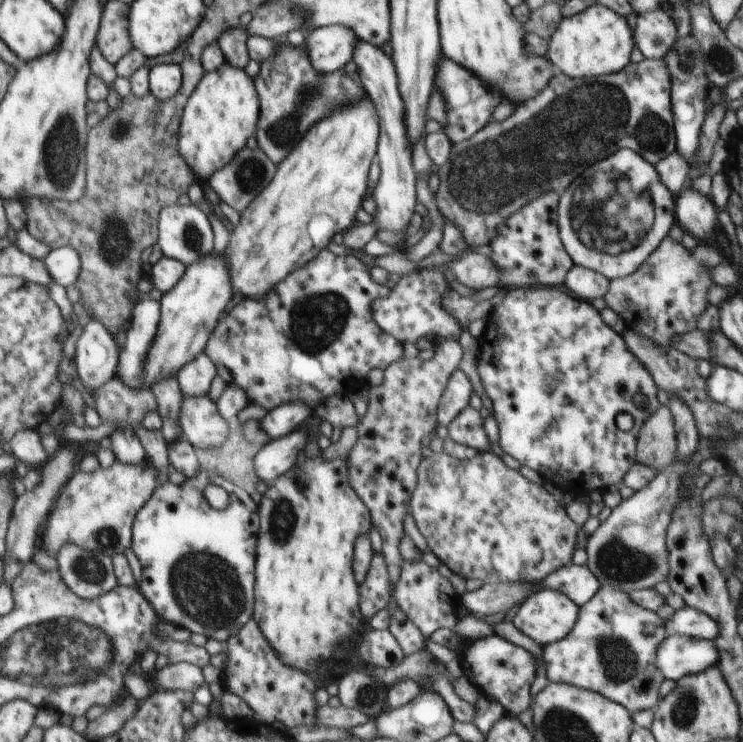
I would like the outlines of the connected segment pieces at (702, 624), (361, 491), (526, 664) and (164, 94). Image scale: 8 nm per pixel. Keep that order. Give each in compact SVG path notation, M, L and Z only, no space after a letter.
M685 606L678 609L671 620L665 621L667 636L681 634L697 639L716 640L719 624L708 614Z
M455 339L437 344L435 355L430 360L420 357L398 359L385 370L385 379L380 386L370 388L368 409L365 416L357 424L358 440L352 447L347 458L348 478L356 494L368 507L371 514L372 527L376 528L383 540L382 552L388 572L391 594L401 575L403 556L399 549L404 532L404 516L410 511L410 501L417 485L417 468L422 460L422 438L434 437L437 424L437 412L441 396L447 387L447 382L458 363L462 360L463 349Z
M494 634L468 641L468 646L463 649L459 658L461 668L469 681L490 702L498 702L498 706L503 706L506 715L516 717L531 706L530 688L536 676L536 662L532 653Z
M161 64L149 69L149 90L158 100L168 100L182 89L184 71L179 64Z

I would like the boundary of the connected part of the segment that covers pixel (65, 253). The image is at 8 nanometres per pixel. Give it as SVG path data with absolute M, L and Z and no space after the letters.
M73 246L52 249L43 259L54 283L67 287L81 275L81 260Z

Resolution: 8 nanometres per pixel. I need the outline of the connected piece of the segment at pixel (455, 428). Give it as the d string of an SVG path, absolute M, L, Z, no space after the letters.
M468 404L447 426L449 437L462 446L470 446L478 452L494 453L501 457L505 452L499 442L492 444L484 431L484 419L480 417L479 410Z

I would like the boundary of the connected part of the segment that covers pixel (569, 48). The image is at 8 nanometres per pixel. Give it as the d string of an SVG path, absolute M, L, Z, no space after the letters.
M598 3L571 17L563 17L549 40L546 56L570 78L601 77L620 72L630 63L634 45L626 18Z

